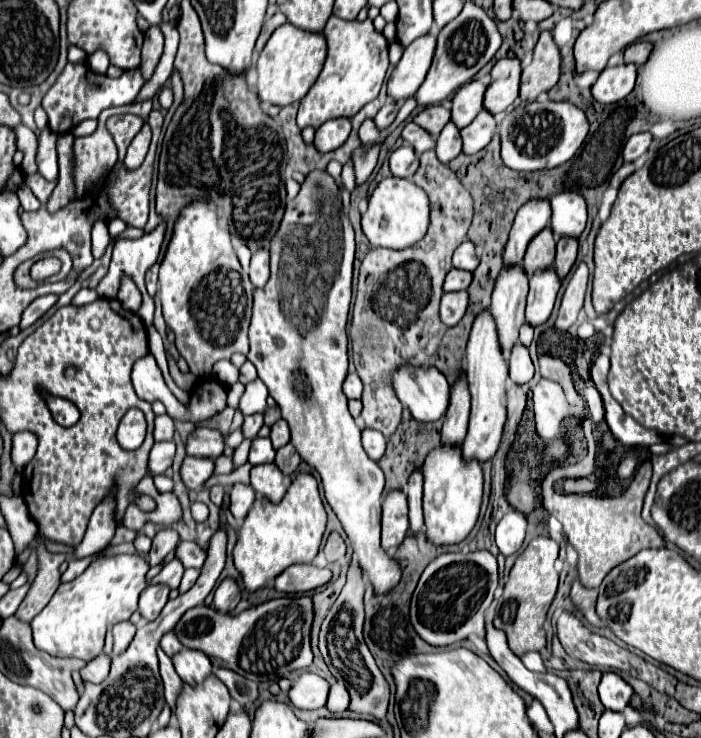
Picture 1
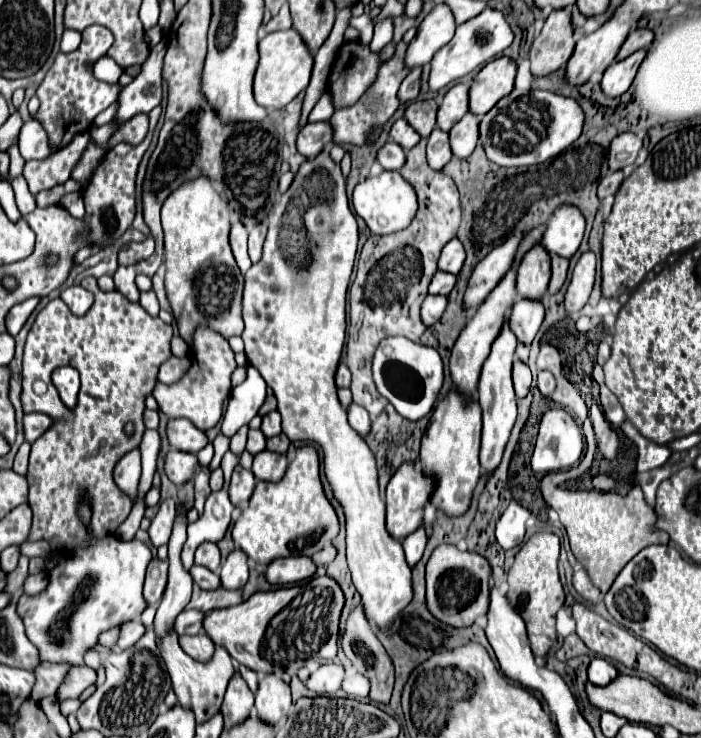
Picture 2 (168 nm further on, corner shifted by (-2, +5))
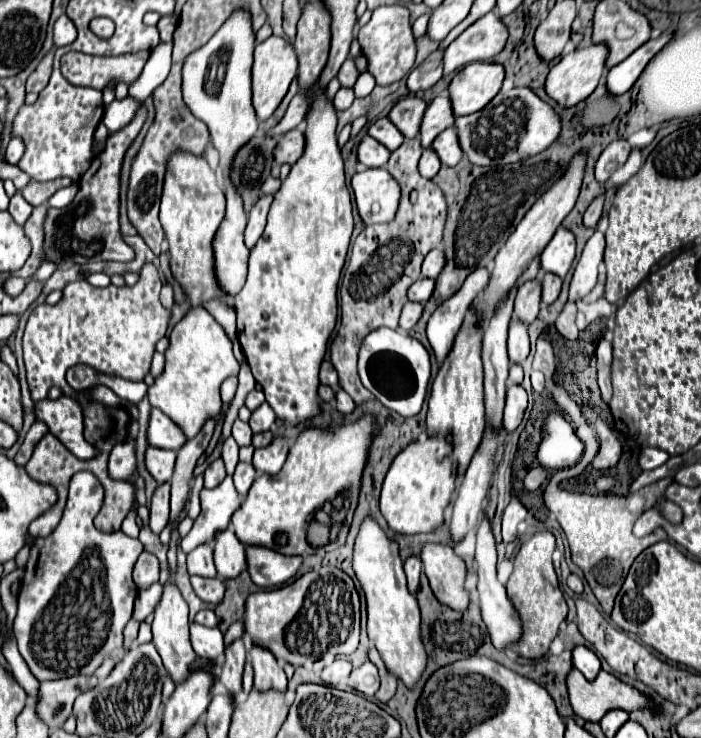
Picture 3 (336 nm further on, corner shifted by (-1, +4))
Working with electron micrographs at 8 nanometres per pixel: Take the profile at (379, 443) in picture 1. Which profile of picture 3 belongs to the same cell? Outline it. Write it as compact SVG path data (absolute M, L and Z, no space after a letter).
M343 389L337 391L337 409L339 409L343 415L349 415L349 413L355 411L355 403L353 403L353 399L351 399Z

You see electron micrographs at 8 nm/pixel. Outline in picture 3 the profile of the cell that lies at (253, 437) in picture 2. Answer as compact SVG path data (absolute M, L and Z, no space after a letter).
M237 419L235 425L233 425L233 437L239 443L239 447L245 447L245 445L251 445L253 431L251 431L251 427L247 423L243 423L241 419Z

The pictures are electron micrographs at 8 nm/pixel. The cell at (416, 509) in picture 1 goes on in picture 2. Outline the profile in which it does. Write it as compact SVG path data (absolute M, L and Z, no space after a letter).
M420 526L414 534L410 534L406 540L404 540L404 554L406 554L406 562L410 568L414 568L422 554L424 554L424 548L426 548L426 534L424 534L424 526Z

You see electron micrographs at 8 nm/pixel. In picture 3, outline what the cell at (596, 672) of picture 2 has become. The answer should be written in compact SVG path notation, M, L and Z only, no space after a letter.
M575 647L573 649L573 667L579 669L587 679L595 679L597 671L601 671L601 661L591 649Z

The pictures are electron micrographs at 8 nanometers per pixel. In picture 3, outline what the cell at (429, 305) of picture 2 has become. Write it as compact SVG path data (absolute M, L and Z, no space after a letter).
M409 301L409 303L403 307L403 315L401 315L401 321L399 321L401 331L413 329L413 325L421 319L421 315L423 315L423 303L413 303L413 301Z

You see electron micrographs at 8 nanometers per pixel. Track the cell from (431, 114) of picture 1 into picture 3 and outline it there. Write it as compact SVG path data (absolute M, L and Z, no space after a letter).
M405 97L391 109L389 119L405 135L405 139L413 139L413 137L417 137L417 131L421 127L425 107L427 107L427 103L419 97Z

